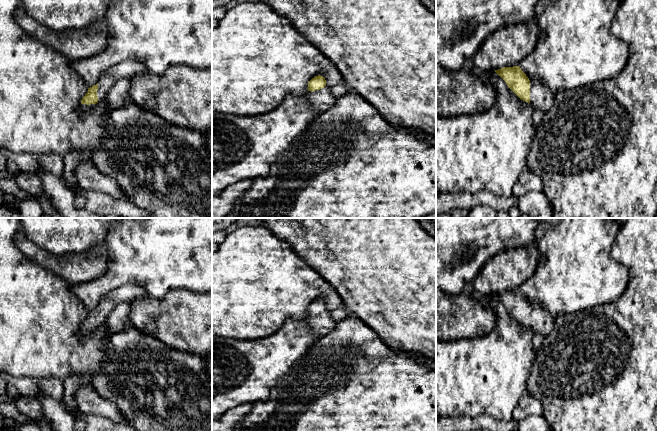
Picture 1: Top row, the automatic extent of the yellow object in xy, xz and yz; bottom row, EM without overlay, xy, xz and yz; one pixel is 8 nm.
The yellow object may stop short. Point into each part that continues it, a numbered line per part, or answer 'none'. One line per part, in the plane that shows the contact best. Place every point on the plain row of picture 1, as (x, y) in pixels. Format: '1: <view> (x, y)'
1: xy (128, 292)

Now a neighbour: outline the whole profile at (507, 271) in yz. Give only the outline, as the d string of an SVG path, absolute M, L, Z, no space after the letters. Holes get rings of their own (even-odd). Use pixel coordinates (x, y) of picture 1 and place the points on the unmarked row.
M536 243L502 251L482 267L472 282L474 290L482 296L519 290L535 273L540 258Z

